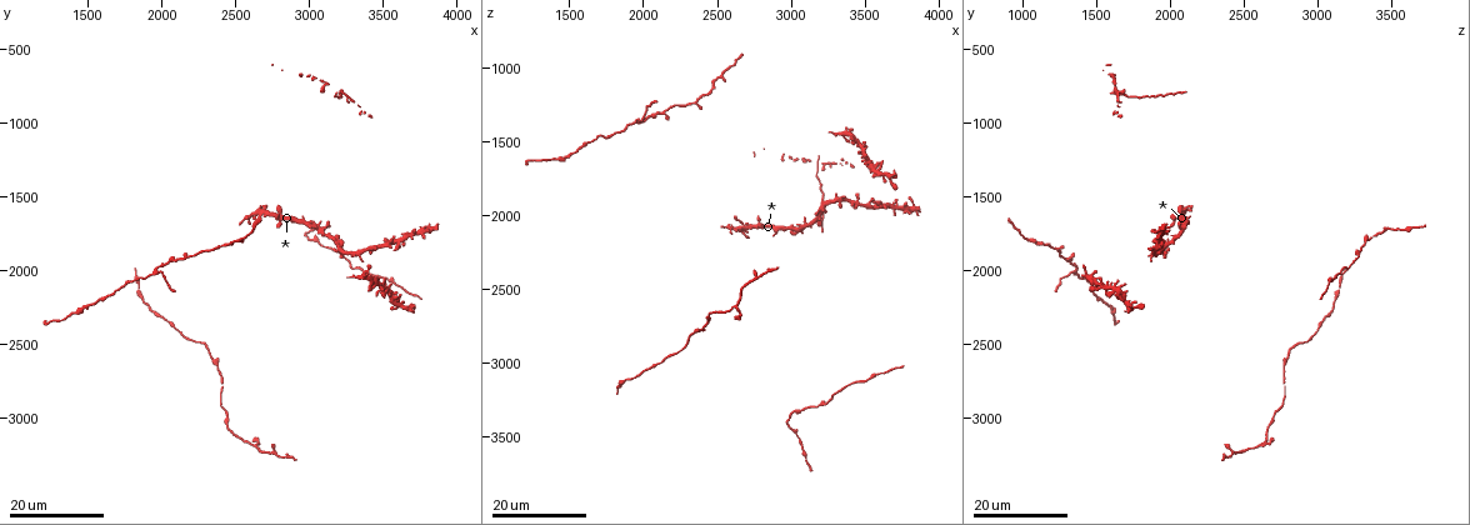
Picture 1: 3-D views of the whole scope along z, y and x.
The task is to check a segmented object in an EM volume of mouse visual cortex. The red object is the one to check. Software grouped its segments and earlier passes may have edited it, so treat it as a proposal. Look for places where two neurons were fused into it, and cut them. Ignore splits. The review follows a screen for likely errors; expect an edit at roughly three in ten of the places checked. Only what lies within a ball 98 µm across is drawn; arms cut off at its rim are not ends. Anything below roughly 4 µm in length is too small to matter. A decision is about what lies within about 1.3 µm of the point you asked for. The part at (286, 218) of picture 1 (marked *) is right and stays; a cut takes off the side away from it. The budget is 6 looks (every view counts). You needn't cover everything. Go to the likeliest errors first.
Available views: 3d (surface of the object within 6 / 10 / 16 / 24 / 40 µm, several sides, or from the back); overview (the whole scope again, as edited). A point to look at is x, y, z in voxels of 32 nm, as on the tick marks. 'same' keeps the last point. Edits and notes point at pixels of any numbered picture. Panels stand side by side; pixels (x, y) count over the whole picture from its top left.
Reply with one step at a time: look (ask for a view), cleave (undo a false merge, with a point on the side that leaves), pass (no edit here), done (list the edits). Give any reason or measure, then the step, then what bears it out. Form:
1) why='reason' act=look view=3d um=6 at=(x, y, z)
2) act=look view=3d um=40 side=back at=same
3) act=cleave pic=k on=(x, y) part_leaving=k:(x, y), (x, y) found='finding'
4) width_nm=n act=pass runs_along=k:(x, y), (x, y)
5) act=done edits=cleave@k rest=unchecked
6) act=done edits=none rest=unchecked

why='three arms meet' act=look view=3d um=24 at=(2340, 1840, 1220)

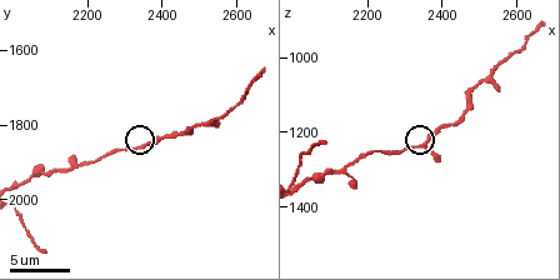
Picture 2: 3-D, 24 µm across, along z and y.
act=look view=3d um=6 at=(2350, 1860, 1230)

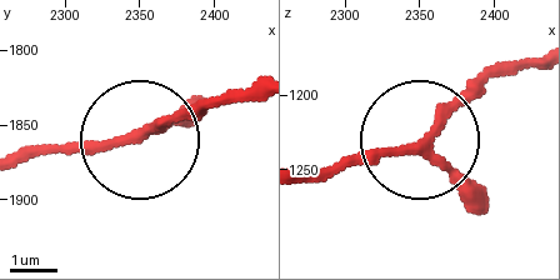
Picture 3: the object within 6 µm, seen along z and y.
act=look view=3d um=6 side=back at=(2352, 1858, 1234)

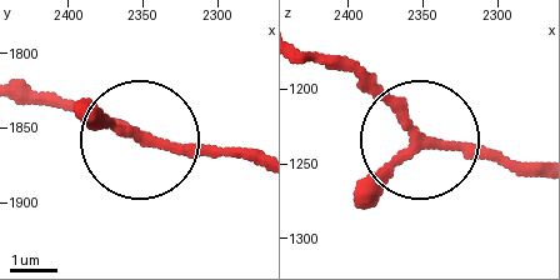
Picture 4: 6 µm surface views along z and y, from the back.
width_nm=200 act=pass found='all the same neuron'

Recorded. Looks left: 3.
act=look view=3d um=16 at=(2680, 1620, 2040)

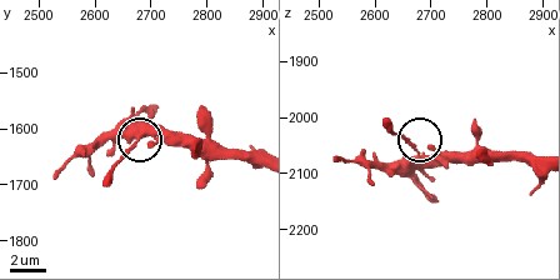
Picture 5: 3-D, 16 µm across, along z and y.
act=look view=3d um=10 at=(2675, 1625, 2060)

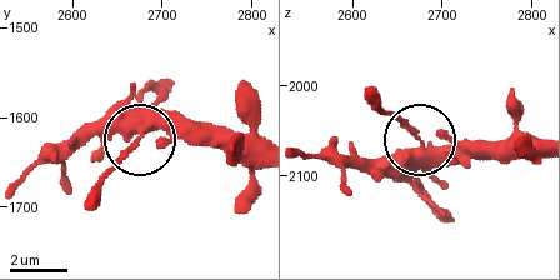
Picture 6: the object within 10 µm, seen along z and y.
act=pass found='continuous, no second neuron'

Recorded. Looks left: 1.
act=done edits=none rest=unchecked

